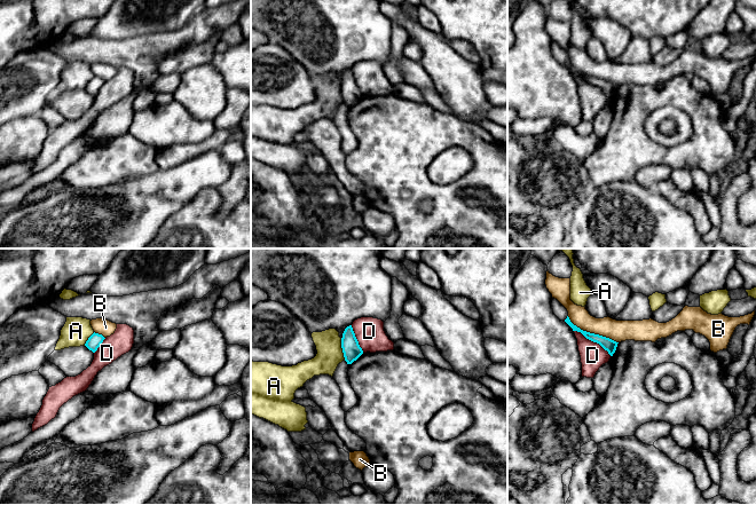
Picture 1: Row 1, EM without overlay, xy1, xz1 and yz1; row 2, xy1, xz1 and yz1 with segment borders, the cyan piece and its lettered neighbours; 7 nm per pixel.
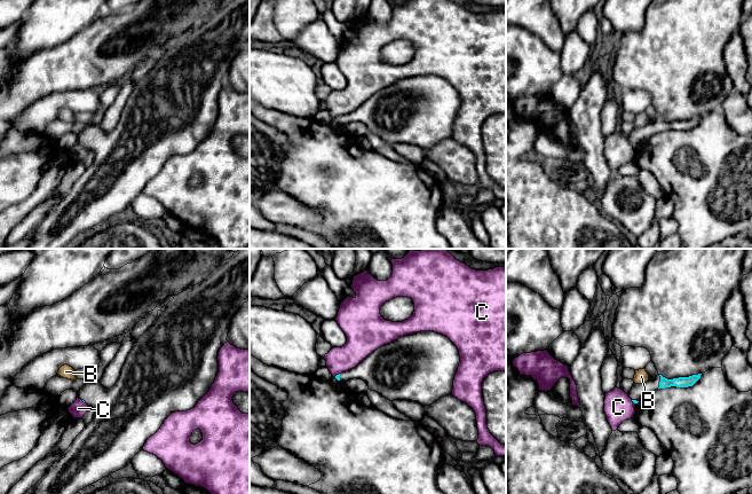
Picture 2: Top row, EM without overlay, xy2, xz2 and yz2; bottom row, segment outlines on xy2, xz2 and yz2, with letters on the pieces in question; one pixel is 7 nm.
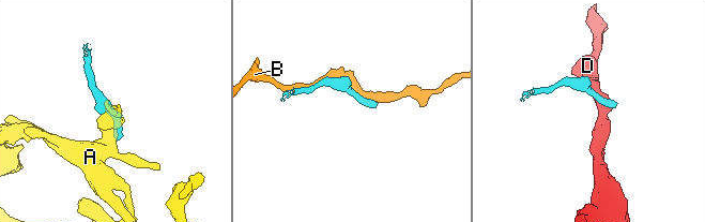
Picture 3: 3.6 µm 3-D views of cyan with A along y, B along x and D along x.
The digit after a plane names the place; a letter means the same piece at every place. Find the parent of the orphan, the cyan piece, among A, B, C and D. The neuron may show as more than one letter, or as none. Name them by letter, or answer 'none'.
none

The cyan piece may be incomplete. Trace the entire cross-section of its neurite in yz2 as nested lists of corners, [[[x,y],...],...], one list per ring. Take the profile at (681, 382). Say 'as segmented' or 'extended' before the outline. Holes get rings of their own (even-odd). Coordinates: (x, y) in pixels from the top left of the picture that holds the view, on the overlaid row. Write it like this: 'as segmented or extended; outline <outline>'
extended; outline [[[702,374],[673,379],[667,379],[662,375],[657,375],[654,381],[643,384],[634,383],[634,385],[632,386],[627,394],[634,403],[638,403],[639,401],[642,401],[648,394],[658,389],[665,389],[671,386],[676,387],[692,386],[700,378],[700,375]]]

